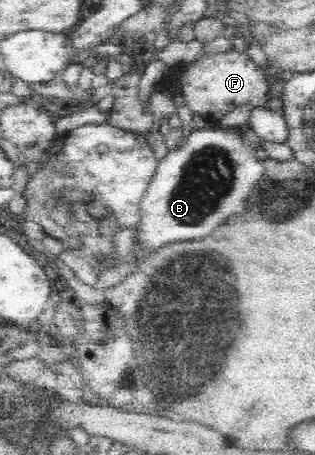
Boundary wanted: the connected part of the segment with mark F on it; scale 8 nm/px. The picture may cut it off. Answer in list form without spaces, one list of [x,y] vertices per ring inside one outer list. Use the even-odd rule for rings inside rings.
[[[231,50],[212,55],[200,54],[191,64],[168,69],[160,84],[164,84],[172,95],[180,95],[196,119],[211,123],[248,101],[252,107],[265,107],[270,101],[270,81],[266,72],[267,69],[256,65],[247,53]]]

